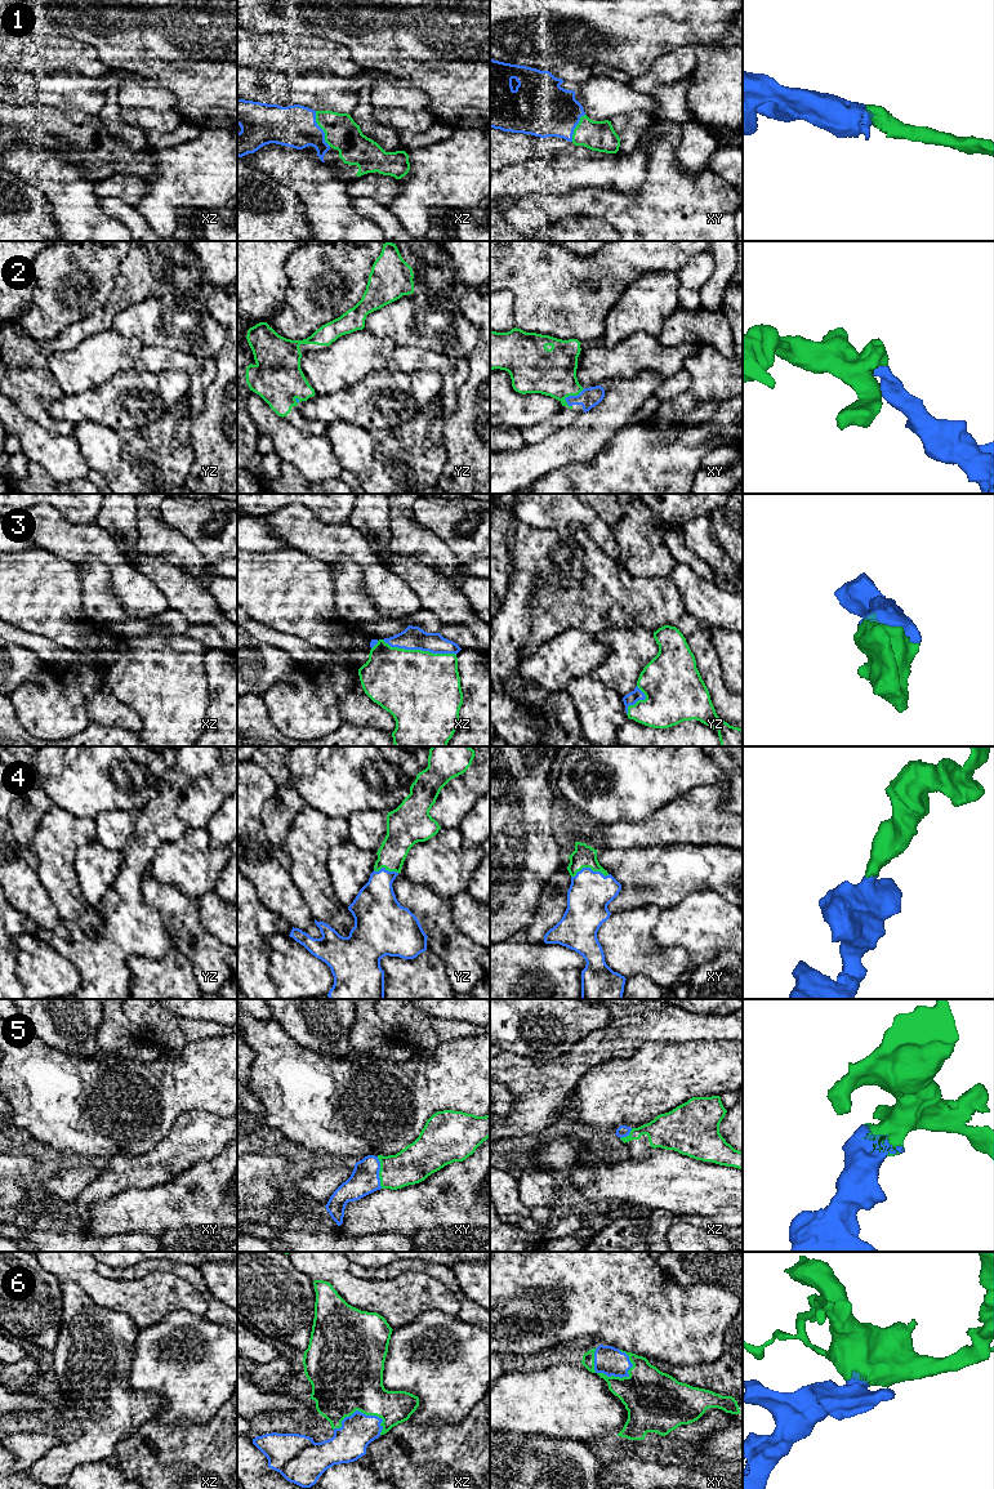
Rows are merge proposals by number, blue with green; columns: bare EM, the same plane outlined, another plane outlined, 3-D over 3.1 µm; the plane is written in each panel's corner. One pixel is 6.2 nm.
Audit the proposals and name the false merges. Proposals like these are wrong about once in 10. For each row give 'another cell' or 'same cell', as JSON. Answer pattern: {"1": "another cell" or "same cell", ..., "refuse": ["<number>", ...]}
{"1": "same cell", "2": "same cell", "3": "same cell", "4": "same cell", "5": "same cell", "6": "same cell", "refuse": []}

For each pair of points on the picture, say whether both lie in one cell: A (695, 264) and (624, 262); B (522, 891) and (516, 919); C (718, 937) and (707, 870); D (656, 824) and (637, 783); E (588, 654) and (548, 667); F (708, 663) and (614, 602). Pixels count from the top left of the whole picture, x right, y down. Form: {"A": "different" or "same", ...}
{"A": "different", "B": "same", "C": "different", "D": "different", "E": "same", "F": "same"}

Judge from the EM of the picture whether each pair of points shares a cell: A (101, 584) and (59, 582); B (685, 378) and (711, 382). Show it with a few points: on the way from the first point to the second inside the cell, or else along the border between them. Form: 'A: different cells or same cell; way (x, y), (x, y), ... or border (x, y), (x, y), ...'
A: different cells; border (75, 565), (81, 584), (81, 606), (87, 613)
B: different cells; border (685, 368), (690, 375), (690, 387), (668, 400)

